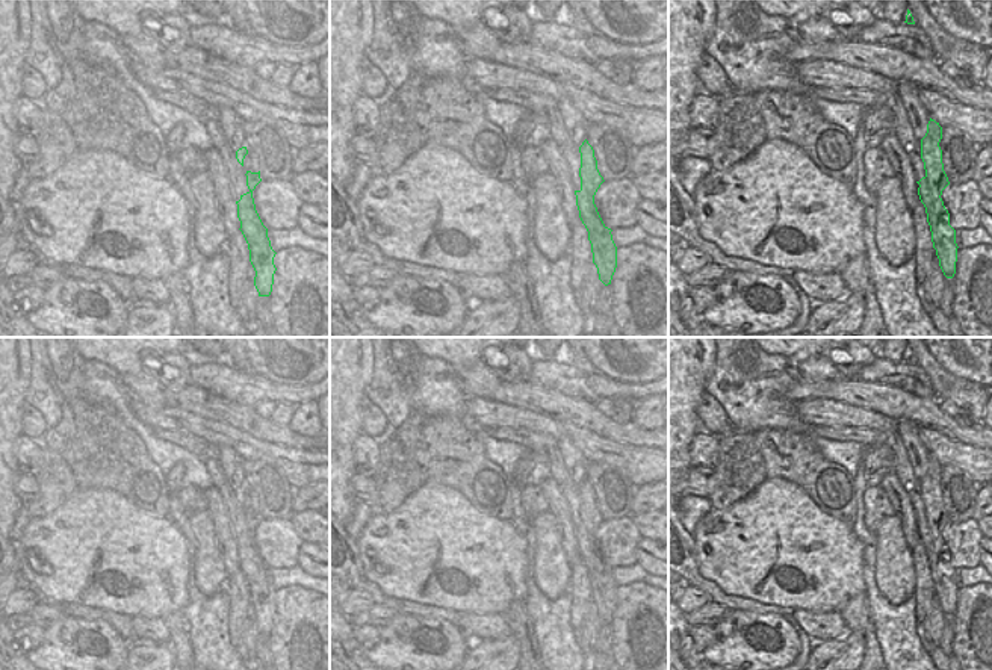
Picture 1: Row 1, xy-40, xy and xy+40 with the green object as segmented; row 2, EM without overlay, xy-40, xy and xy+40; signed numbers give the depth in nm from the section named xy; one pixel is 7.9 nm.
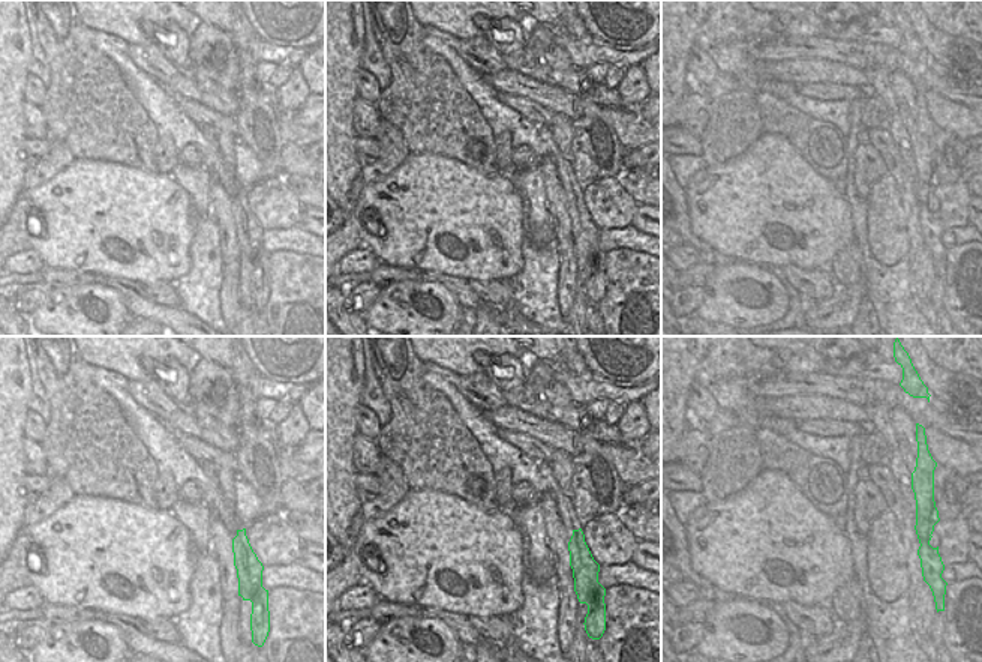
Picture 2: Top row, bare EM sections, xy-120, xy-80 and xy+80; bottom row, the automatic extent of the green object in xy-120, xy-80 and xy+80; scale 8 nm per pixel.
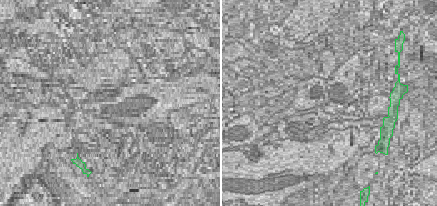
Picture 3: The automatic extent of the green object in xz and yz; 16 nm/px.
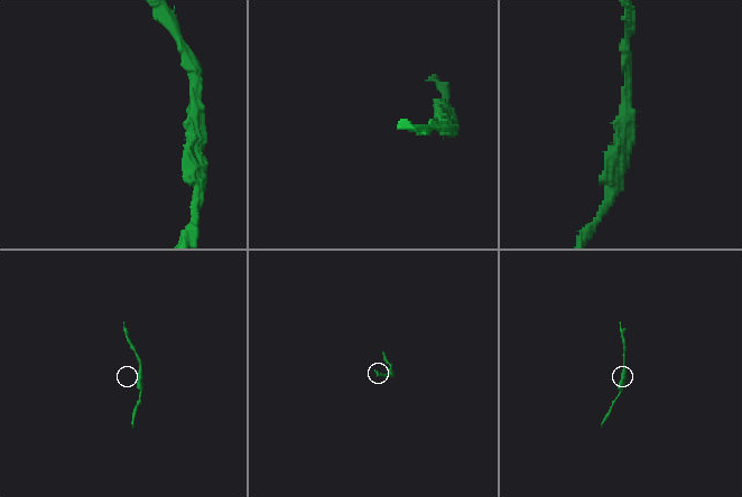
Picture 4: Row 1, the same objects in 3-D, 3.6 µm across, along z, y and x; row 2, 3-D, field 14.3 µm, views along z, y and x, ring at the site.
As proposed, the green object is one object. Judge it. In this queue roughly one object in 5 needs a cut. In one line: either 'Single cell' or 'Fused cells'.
Single cell.

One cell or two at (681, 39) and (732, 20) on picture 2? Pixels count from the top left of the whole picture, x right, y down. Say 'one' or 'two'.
two

